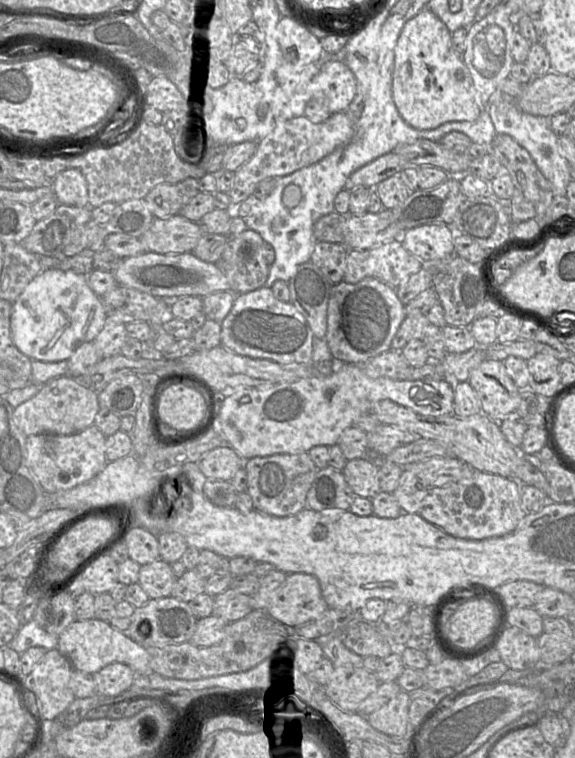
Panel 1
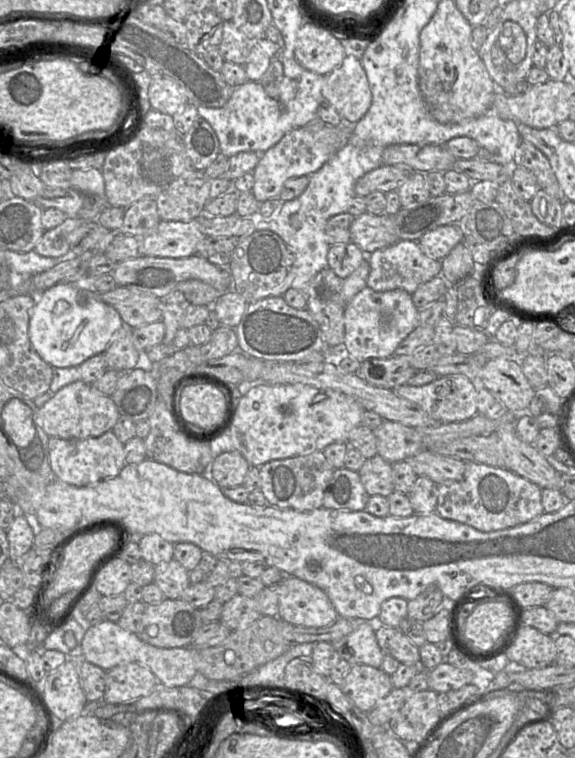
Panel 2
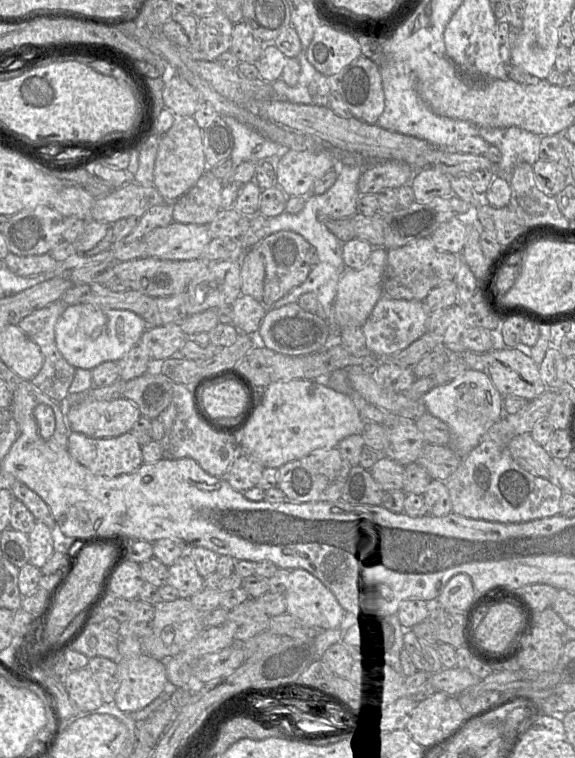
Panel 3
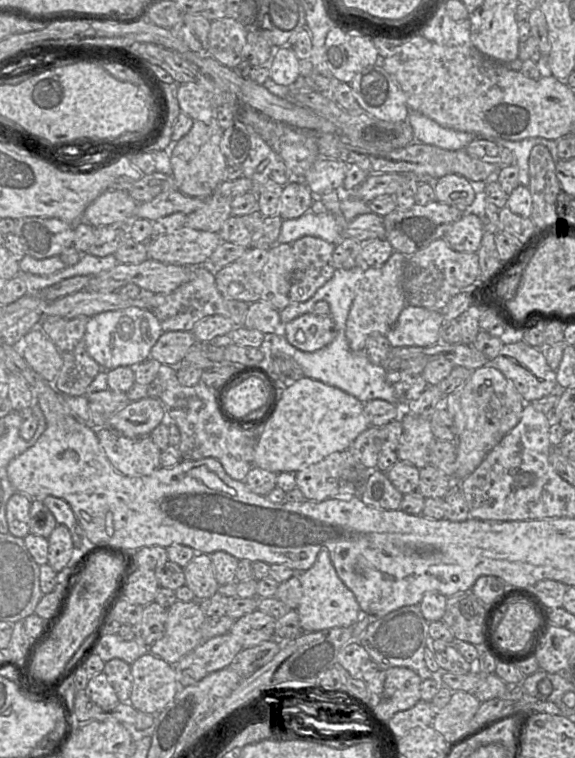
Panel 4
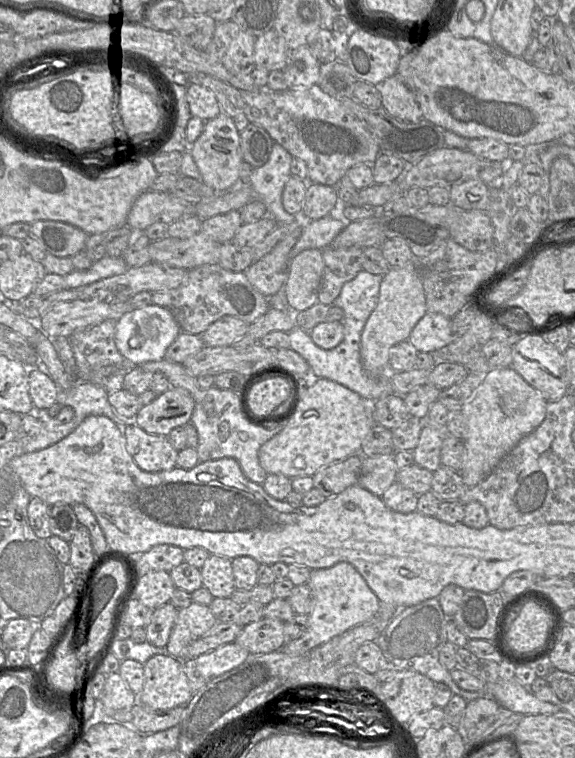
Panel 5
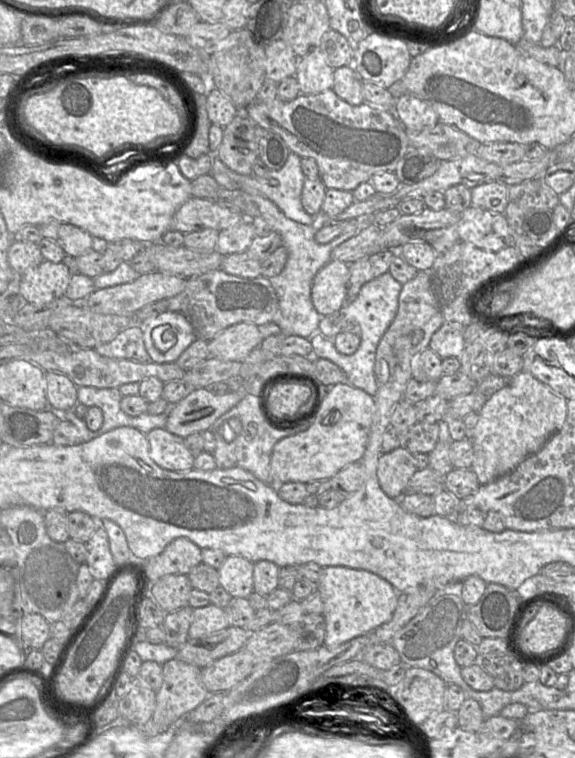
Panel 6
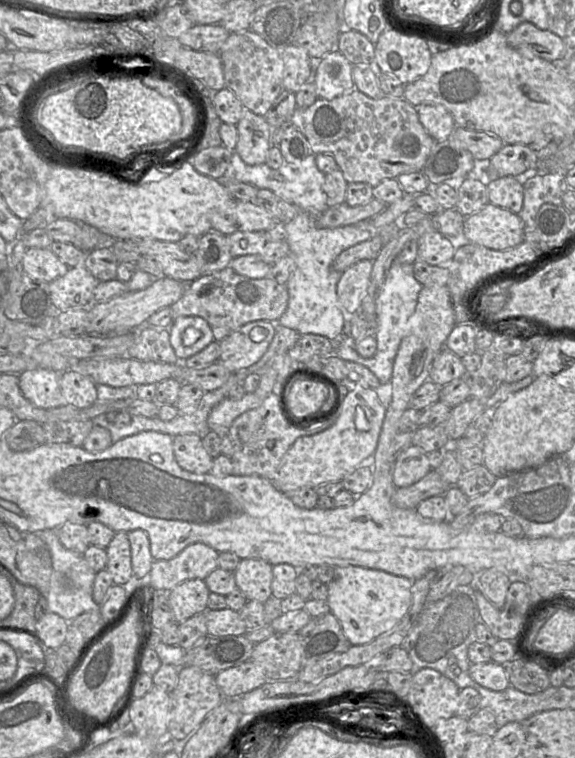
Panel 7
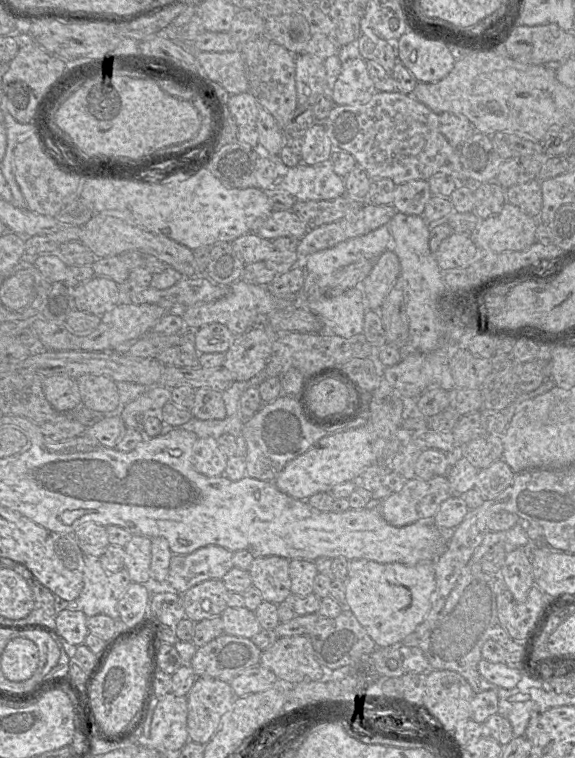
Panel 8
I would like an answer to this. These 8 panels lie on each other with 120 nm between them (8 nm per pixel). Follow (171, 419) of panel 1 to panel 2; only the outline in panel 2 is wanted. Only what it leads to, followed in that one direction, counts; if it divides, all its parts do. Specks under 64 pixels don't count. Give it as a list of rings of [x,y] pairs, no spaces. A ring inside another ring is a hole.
[[[210,382],[186,385],[178,395],[183,418],[201,428],[221,424],[228,417],[231,402],[231,395],[225,387]]]

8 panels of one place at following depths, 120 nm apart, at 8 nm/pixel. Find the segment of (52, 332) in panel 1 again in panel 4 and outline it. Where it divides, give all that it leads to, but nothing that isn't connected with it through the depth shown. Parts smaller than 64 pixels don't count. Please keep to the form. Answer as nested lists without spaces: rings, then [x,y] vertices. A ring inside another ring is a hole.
[[[128,307],[88,318],[84,339],[88,354],[107,371],[119,366],[130,367],[150,358],[151,349],[163,332],[152,310]]]

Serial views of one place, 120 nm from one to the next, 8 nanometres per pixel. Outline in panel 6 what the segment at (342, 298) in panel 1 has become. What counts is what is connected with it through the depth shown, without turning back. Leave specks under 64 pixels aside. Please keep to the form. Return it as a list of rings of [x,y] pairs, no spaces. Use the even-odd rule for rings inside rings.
[[[445,321],[432,335],[429,349],[443,359],[460,357],[465,347],[464,329],[460,323]]]

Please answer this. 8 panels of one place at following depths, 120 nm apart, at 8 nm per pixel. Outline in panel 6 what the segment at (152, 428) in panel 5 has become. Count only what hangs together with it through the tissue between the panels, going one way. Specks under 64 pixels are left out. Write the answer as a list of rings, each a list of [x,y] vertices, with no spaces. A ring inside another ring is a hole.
[[[195,388],[184,399],[169,406],[164,429],[182,438],[206,432],[245,395],[244,390],[219,395],[206,388]]]

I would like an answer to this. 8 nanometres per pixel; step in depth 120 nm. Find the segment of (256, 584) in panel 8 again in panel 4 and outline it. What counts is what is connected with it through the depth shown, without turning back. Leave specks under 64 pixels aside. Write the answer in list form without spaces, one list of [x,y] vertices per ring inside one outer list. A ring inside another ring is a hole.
[[[197,553],[183,569],[185,585],[193,591],[197,601],[210,598],[218,592],[220,584],[215,578],[208,554]]]

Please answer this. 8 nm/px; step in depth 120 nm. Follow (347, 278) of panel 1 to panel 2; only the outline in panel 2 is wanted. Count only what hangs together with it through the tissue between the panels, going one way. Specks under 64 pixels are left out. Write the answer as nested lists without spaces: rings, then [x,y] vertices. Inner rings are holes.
[[[399,240],[397,243],[375,251],[366,257],[370,266],[367,287],[376,292],[403,290],[412,295],[417,288],[440,276],[441,261],[426,256],[417,242]]]

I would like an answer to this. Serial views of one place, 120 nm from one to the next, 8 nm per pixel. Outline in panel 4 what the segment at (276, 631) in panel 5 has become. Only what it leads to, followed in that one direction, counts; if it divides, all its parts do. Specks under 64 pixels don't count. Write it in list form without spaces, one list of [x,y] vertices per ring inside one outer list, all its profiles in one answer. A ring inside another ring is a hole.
[[[255,610],[235,620],[230,633],[232,633],[243,648],[257,646],[274,638],[276,619]]]

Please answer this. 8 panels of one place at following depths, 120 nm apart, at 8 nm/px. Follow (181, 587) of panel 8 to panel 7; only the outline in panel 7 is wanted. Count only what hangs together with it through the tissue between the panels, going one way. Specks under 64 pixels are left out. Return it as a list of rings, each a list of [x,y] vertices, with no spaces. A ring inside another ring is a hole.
[[[193,543],[171,559],[154,560],[149,573],[153,590],[170,591],[190,579],[204,580],[218,568],[219,552],[204,543]]]

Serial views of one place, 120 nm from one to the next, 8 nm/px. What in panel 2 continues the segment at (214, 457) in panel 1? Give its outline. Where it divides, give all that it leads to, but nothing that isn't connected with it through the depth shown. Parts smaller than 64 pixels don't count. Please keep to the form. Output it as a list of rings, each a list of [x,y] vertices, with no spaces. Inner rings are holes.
[[[239,451],[222,452],[210,464],[209,477],[221,488],[243,485],[250,463]]]

